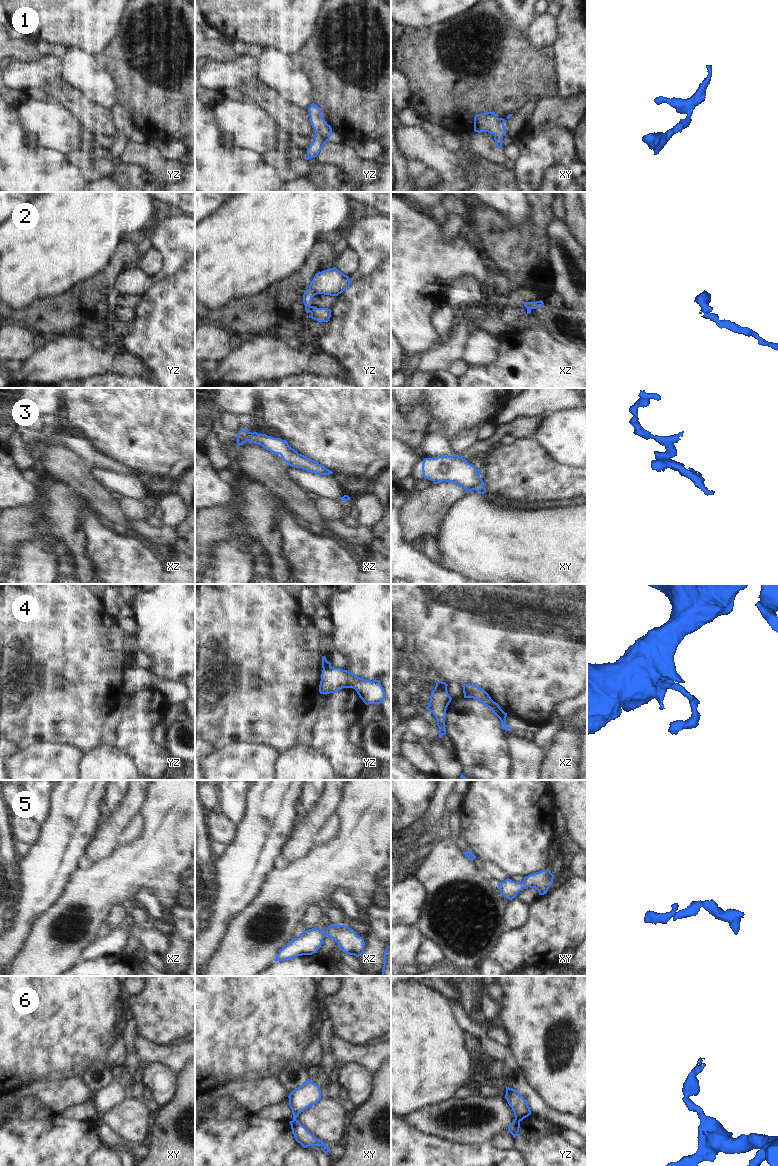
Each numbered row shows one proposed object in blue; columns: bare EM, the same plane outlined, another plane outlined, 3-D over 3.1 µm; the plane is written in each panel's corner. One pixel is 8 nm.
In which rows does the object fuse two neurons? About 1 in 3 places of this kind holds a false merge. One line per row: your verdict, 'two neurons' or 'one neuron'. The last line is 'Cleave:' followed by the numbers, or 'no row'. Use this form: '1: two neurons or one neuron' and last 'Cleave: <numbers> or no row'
1: one neuron
2: two neurons
3: one neuron
4: two neurons
5: one neuron
6: two neurons
Cleave: 2, 4, 6

